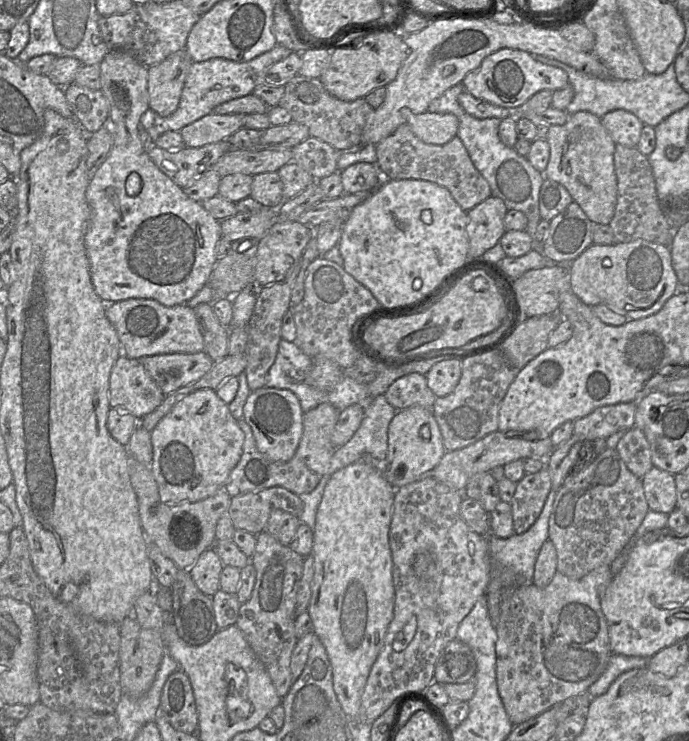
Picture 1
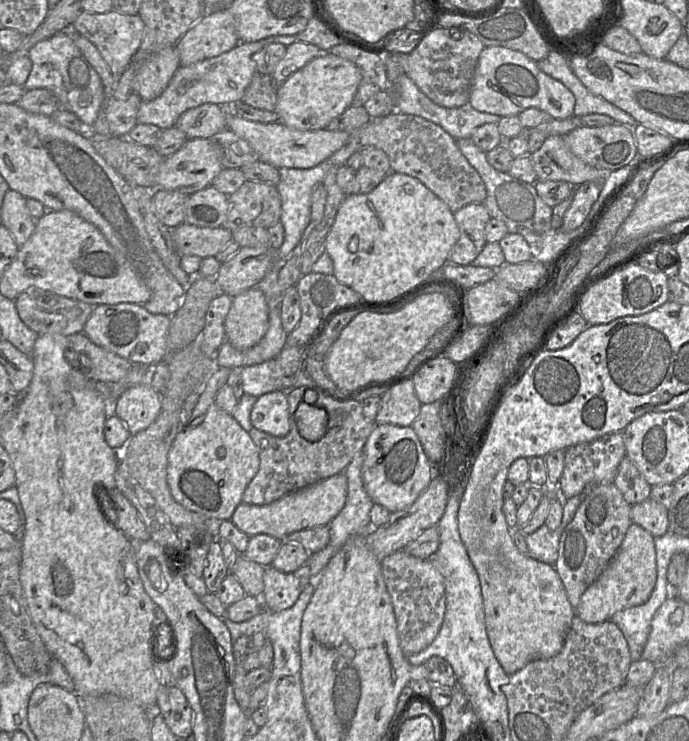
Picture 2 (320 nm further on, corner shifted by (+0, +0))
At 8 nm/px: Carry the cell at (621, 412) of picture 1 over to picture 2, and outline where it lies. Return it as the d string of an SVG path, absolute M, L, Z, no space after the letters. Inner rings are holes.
M623 432L608 434L596 440L567 448L564 469L559 481L559 488L565 499L579 495L587 485L614 483L619 464L625 456Z

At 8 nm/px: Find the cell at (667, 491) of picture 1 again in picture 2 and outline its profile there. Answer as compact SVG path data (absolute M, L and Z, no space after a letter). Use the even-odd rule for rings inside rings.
M651 498L632 505L631 519L654 537L664 535L669 529L668 508Z

